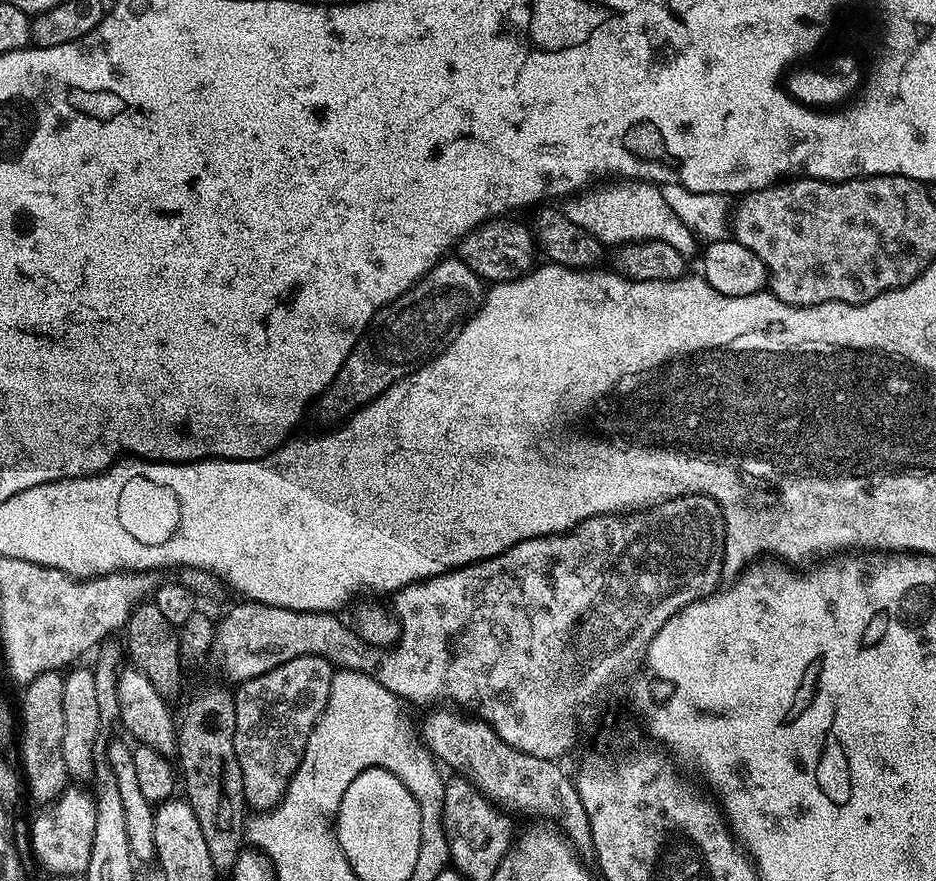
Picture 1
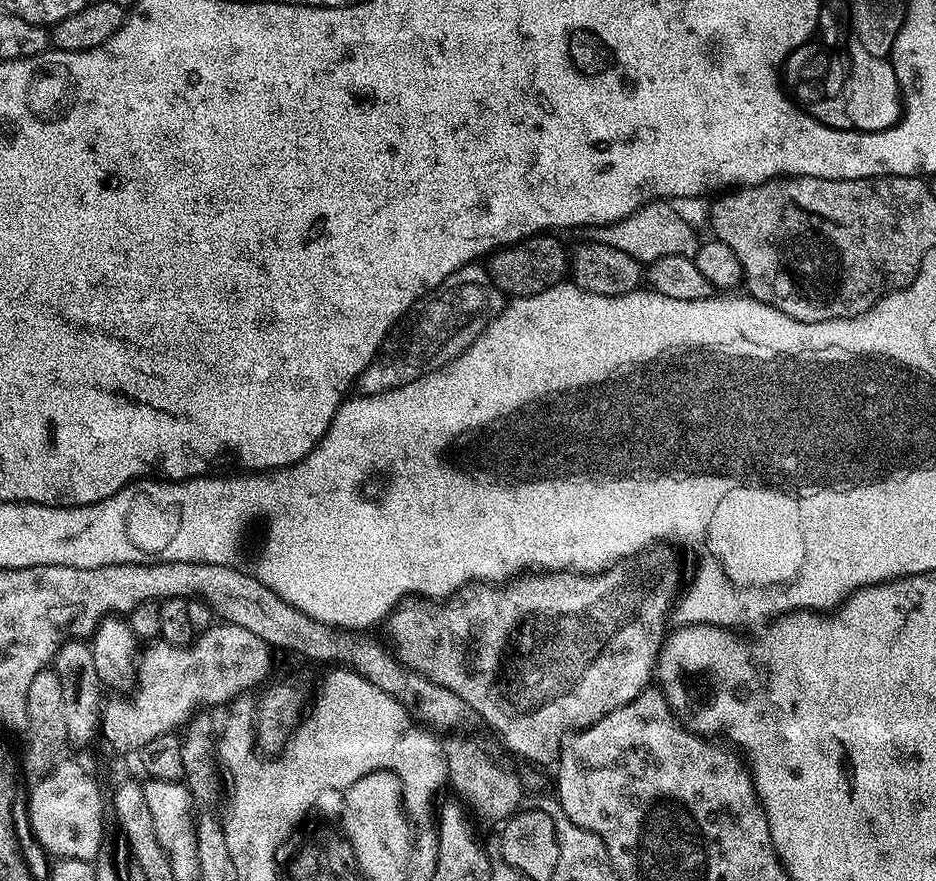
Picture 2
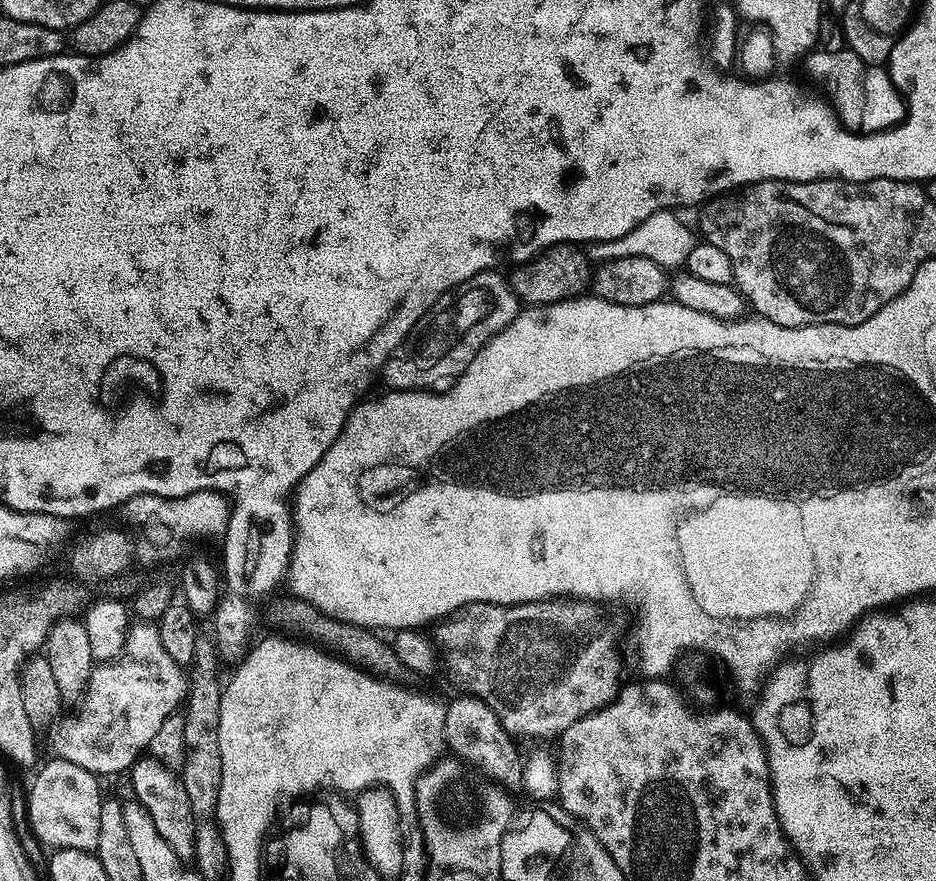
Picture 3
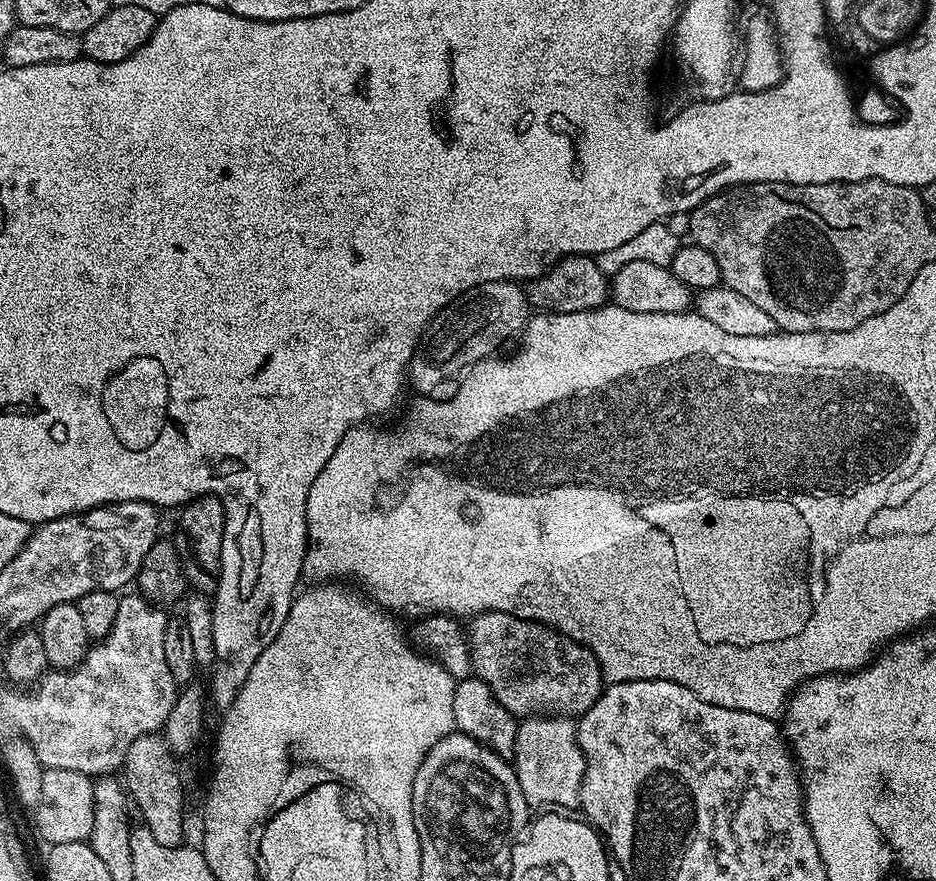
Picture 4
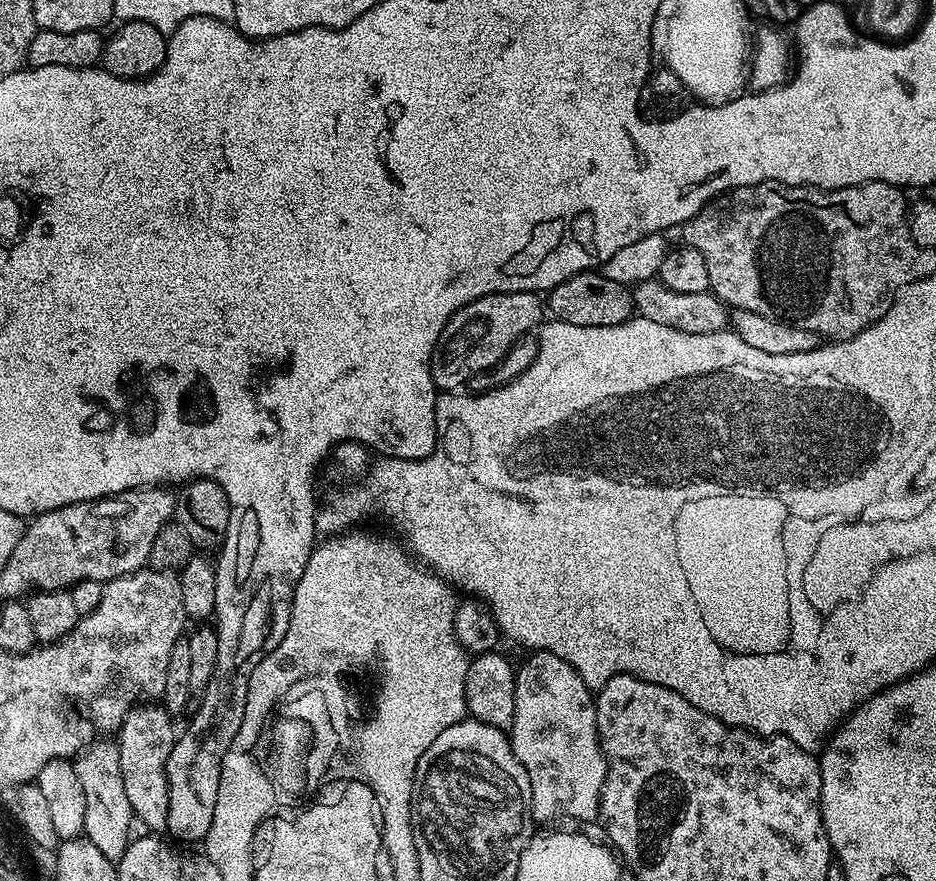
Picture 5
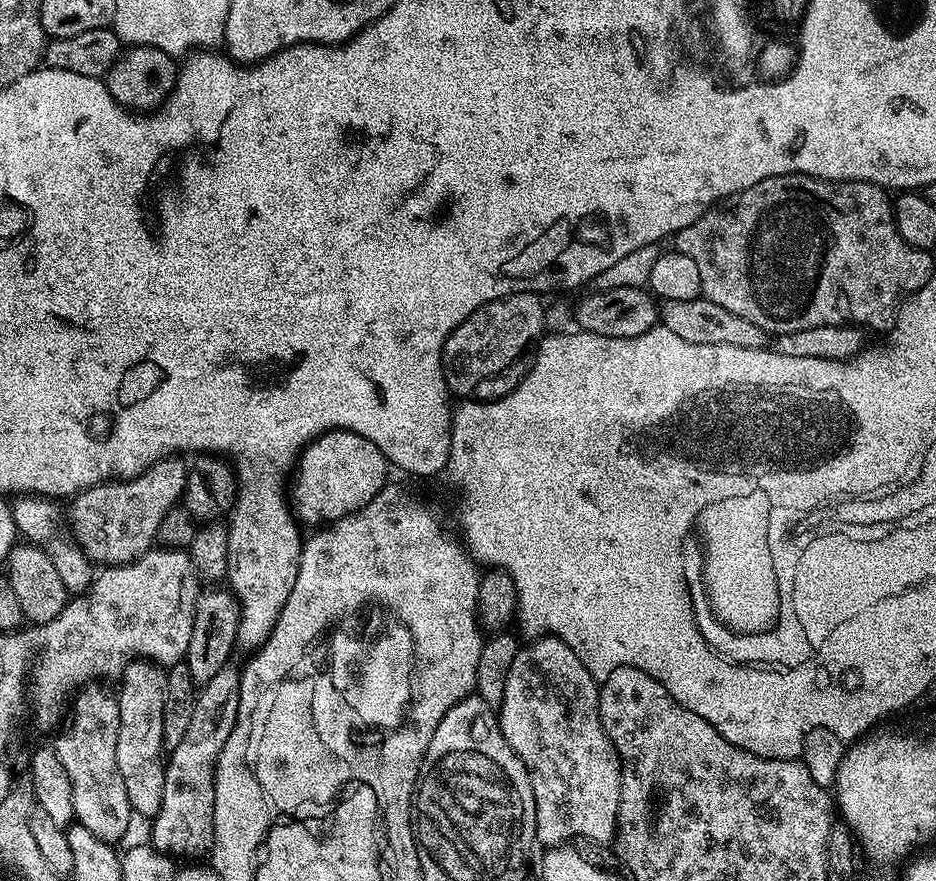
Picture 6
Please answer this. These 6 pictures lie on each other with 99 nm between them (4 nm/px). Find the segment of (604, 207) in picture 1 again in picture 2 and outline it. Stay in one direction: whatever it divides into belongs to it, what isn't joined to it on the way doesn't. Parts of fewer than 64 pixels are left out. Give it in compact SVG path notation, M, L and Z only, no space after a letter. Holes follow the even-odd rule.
M653 202L644 204L638 211L616 220L612 224L602 224L595 229L595 239L606 246L614 246L614 250L622 250L630 254L630 258L639 260L641 265L653 264L658 258L670 254L695 257L702 240L697 229L687 225L678 218L668 202Z

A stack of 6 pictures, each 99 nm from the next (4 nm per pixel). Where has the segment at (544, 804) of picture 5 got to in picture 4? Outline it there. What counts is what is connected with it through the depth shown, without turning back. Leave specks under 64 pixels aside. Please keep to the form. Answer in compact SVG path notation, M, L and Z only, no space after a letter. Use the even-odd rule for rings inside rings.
M537 714L517 723L510 760L529 809L540 810L543 804L553 804L553 809L570 810L566 808L575 809L580 803L584 755L576 741L576 724L568 720L564 714Z

